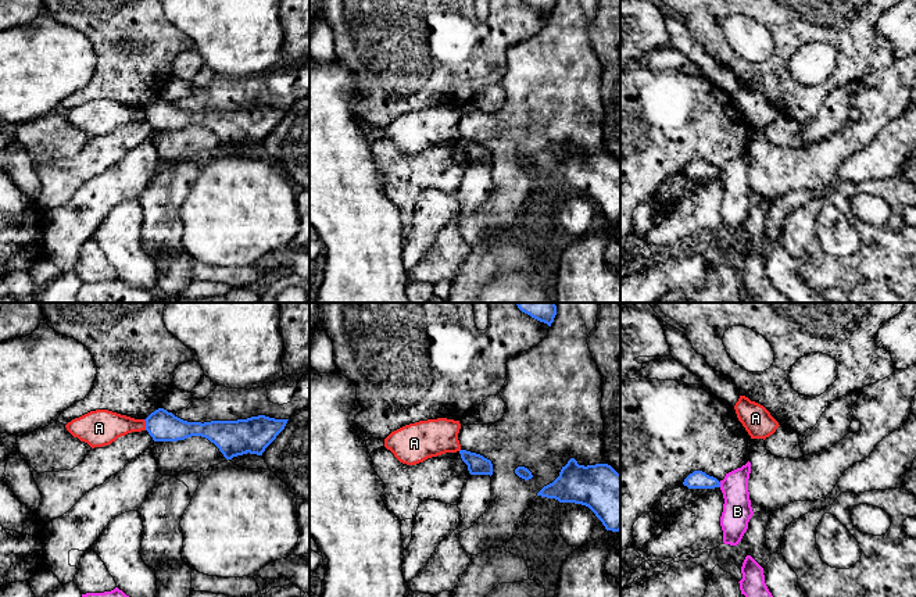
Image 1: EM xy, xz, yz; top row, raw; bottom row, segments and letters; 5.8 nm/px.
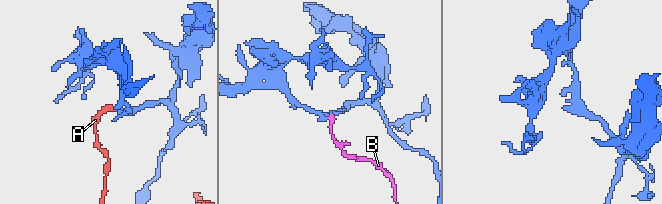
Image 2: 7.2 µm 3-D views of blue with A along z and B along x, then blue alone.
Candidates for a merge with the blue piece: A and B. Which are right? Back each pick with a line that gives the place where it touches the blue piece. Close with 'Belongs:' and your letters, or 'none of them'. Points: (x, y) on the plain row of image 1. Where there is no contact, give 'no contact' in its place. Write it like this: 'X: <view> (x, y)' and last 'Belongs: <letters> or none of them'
Belongs: none of them

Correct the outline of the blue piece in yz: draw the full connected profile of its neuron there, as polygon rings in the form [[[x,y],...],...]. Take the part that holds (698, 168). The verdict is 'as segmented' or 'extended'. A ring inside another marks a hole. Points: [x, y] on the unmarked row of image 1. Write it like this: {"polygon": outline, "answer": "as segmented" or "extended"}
{"polygon": [[[694,160],[693,162],[690,162],[684,171],[684,175],[687,175],[688,178],[715,178],[715,176],[720,176],[720,171],[713,167],[706,164],[702,160]]], "answer": "as segmented"}

